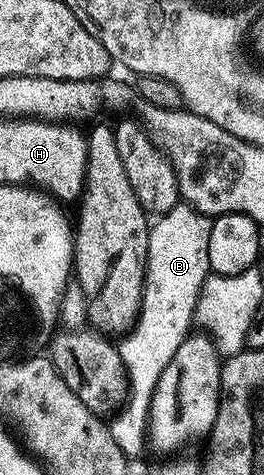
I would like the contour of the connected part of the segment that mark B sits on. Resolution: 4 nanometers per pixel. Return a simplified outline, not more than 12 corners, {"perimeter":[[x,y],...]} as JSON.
{"perimeter":[[179,202],[149,229],[143,303],[120,340],[157,386],[209,277],[212,221]]}

